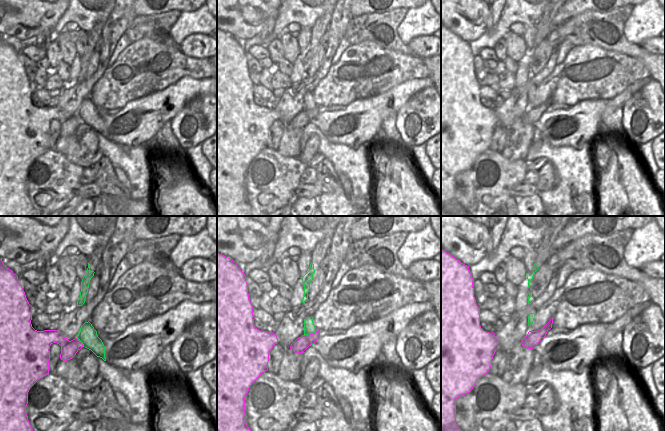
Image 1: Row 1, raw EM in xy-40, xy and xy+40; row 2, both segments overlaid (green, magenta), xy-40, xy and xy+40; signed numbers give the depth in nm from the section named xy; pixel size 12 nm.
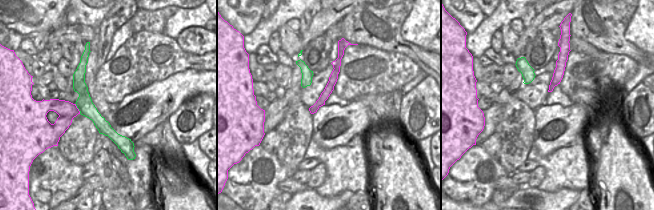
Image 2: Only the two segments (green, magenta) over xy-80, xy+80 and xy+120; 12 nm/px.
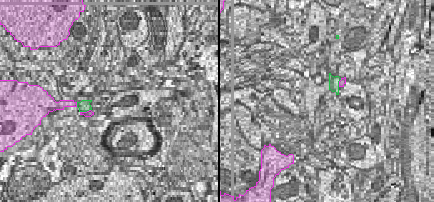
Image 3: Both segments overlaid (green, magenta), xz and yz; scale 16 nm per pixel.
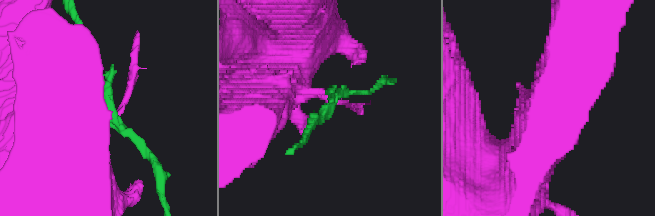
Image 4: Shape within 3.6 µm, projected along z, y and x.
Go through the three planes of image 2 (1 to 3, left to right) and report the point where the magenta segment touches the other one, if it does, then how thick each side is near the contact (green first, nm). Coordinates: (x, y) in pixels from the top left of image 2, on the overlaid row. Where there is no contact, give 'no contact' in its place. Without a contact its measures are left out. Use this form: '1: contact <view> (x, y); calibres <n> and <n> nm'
1: contact xy-80 (77, 107); calibres 200 and 220 nm
2: no contact
3: no contact

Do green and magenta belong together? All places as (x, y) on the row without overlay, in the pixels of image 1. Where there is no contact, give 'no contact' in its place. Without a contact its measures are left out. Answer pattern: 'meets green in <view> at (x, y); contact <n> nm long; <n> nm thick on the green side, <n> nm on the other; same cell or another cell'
meets green in xy at (311, 109); contact 190 nm long; 140 nm thick on the green side, 170 nm on the other; another cell

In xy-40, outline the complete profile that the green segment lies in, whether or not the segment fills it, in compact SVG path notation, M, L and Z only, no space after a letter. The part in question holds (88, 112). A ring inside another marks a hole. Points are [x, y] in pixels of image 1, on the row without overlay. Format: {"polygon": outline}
{"polygon": "M89 97L81 102L77 114L82 118L85 124L91 126L97 133L106 137L105 122L102 116L98 113L97 107Z"}

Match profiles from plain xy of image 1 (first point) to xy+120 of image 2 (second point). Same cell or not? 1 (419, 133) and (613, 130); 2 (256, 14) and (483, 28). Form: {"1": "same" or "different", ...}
{"1": "different", "2": "different"}

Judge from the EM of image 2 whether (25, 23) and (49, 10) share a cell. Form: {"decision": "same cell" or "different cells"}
{"decision": "same cell"}

